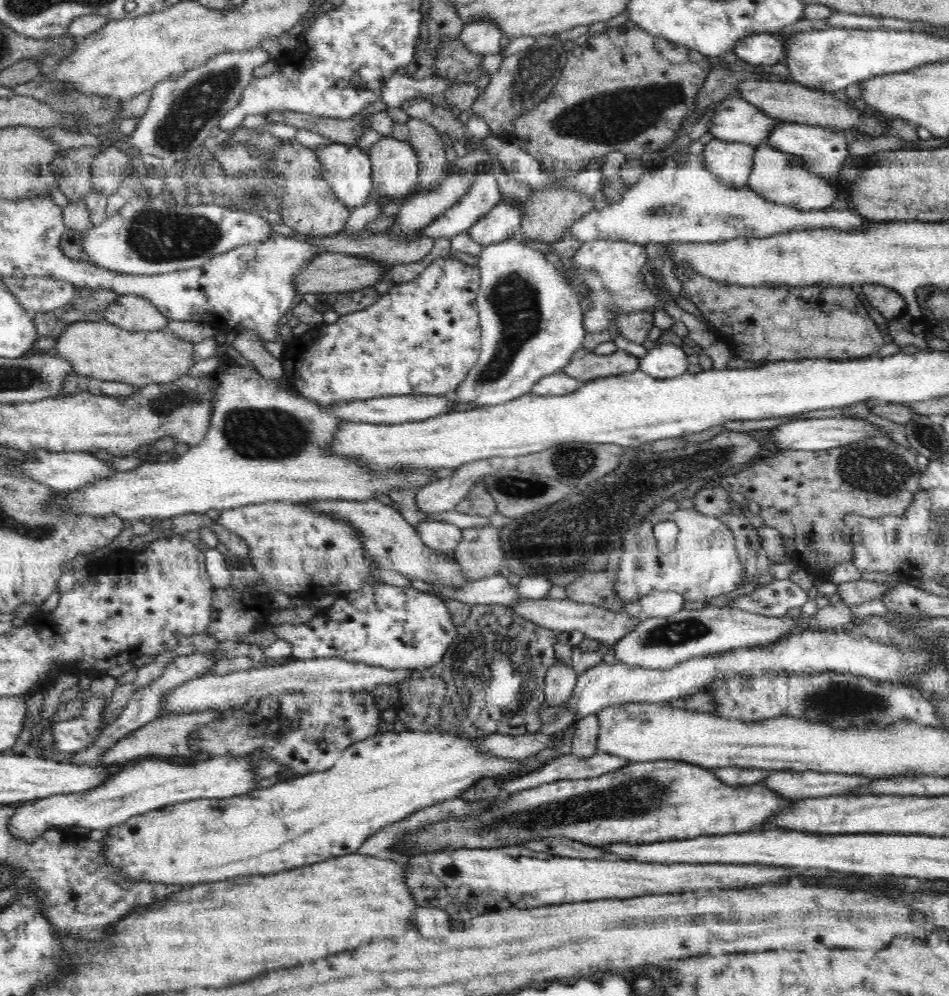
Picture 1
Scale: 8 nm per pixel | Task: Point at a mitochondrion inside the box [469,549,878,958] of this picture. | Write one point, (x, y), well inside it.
(677, 632)

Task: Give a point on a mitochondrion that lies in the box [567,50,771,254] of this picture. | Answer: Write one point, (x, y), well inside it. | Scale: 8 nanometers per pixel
(657, 212)

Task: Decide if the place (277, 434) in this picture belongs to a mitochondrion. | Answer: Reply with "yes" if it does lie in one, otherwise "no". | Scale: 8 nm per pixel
yes

